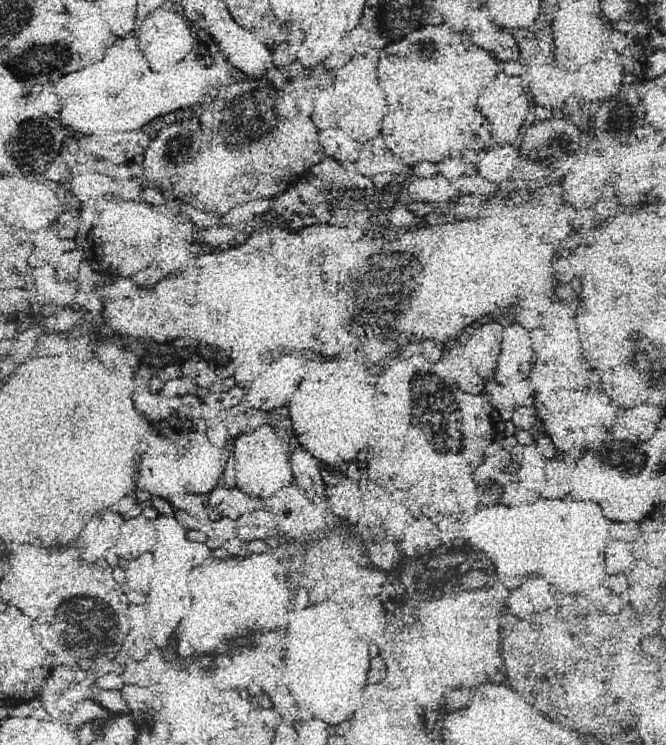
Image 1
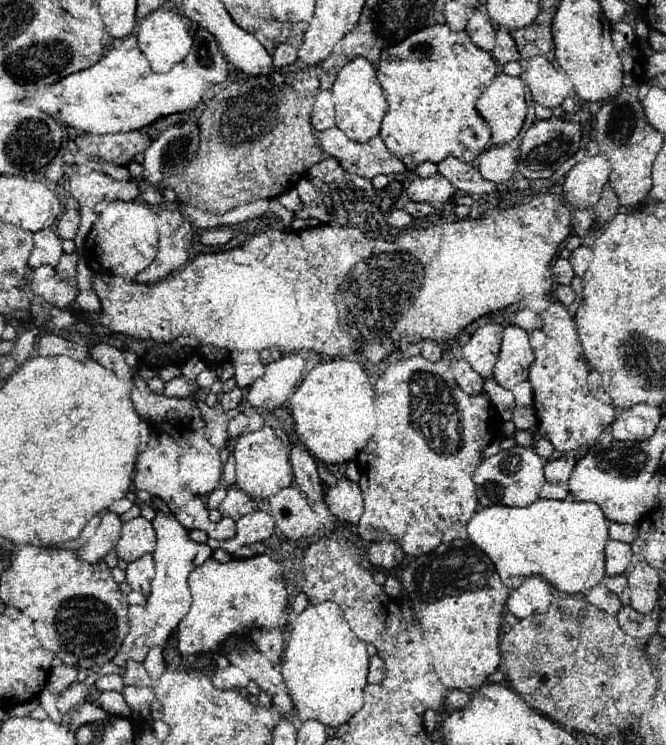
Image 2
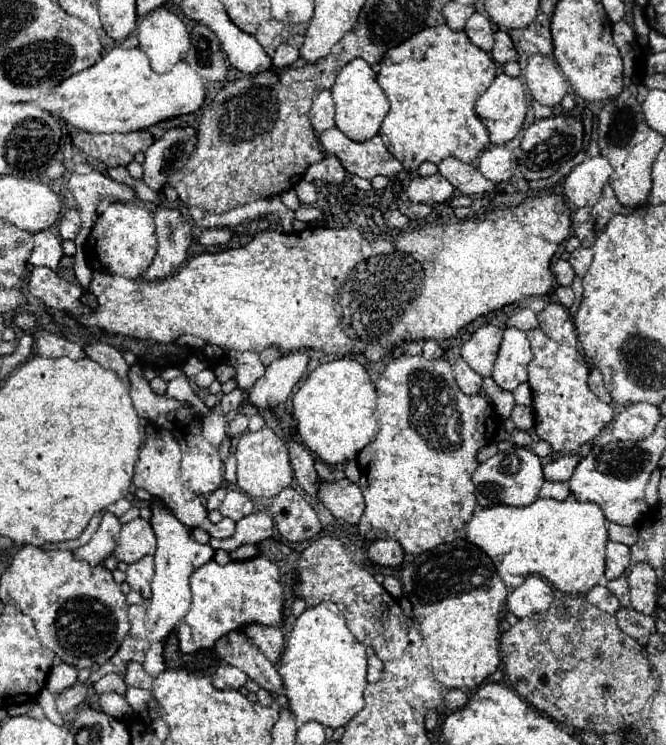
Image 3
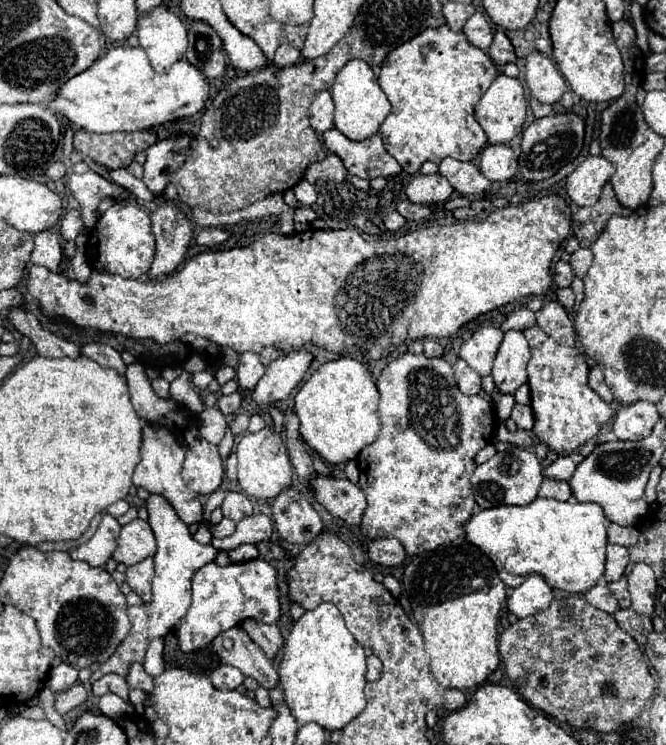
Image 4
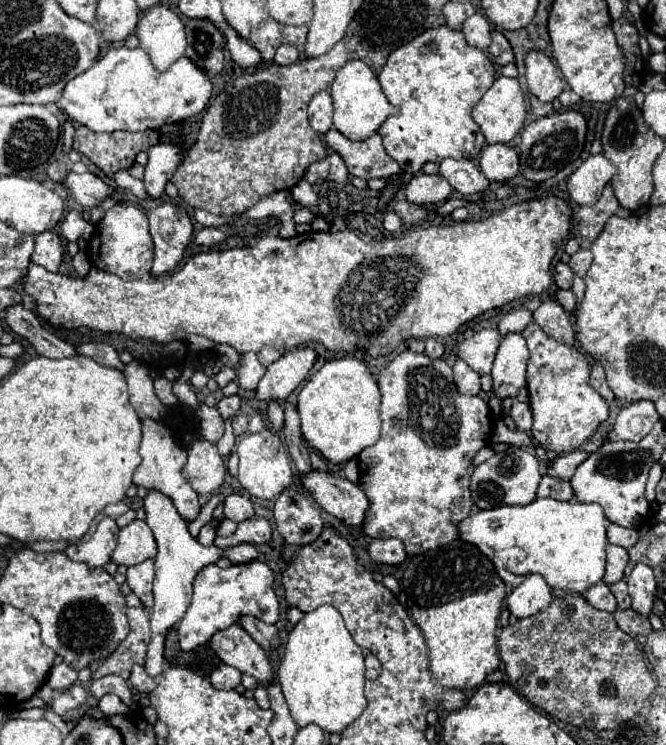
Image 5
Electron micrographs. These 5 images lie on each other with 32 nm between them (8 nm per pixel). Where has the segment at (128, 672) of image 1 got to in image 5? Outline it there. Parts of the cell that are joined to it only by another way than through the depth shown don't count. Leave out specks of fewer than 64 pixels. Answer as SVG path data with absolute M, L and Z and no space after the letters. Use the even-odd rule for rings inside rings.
M138 664L132 668L132 674L130 674L128 682L130 682L130 686L132 686L134 690L144 692L144 694L148 694L148 692L152 692L152 690L156 688L154 678L148 676L146 670L144 670L144 666L138 666Z

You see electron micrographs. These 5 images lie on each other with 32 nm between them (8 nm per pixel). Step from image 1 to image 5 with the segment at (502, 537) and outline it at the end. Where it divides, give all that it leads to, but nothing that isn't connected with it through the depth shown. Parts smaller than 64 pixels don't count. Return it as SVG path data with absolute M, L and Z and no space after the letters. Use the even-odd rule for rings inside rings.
M536 498L526 506L498 506L490 510L478 510L470 514L464 522L460 522L460 536L478 546L496 566L498 576L506 586L516 586L528 574L540 574L552 588L560 588L566 592L586 592L604 576L606 562L606 516L600 504L584 504L578 500L560 502L554 498Z

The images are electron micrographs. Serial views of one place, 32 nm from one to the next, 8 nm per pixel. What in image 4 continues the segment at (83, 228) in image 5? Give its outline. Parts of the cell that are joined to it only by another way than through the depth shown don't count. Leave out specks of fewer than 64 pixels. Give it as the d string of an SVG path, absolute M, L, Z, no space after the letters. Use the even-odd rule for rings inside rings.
M68 210L60 222L60 232L64 240L74 240L84 230L84 222L78 210Z

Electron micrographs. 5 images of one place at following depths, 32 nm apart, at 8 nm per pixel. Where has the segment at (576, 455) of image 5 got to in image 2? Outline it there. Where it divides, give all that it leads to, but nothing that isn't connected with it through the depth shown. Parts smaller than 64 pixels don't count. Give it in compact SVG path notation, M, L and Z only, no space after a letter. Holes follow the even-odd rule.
M556 458L552 462L546 462L546 466L544 466L546 480L558 482L558 484L568 484L572 470L574 470L574 464L568 462L566 458Z

